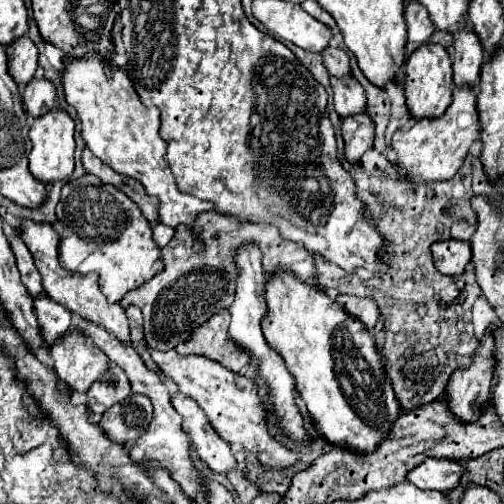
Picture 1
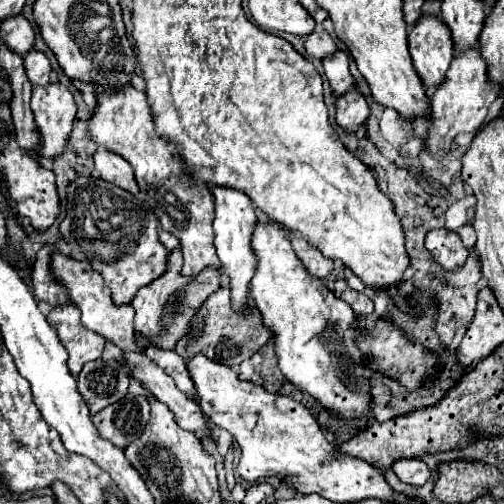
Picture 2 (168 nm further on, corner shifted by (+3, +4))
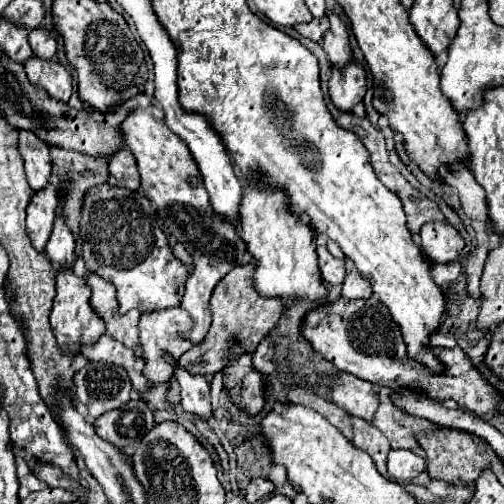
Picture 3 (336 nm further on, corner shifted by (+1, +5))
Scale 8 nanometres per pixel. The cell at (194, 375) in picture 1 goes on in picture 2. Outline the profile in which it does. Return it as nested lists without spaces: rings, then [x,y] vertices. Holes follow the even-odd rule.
[[[205,355],[187,361],[189,375],[195,383],[201,411],[221,429],[227,429],[241,447],[239,475],[245,481],[261,477],[281,477],[305,495],[317,493],[335,503],[353,503],[367,497],[393,501],[395,491],[385,477],[367,461],[341,457],[337,447],[325,437],[315,417],[291,397],[265,391],[259,383],[241,379],[235,369],[219,365]]]

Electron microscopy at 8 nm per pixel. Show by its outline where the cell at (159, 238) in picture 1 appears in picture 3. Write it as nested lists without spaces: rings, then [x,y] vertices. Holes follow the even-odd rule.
[[[171,244],[171,250],[173,250],[173,254],[175,254],[175,258],[179,258],[189,270],[193,268],[193,258],[187,254],[187,250],[185,250],[185,246],[183,244]]]

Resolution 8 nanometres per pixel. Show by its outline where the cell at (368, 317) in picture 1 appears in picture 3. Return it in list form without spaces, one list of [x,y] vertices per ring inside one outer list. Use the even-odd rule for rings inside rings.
[[[345,258],[345,266],[347,266],[347,276],[345,276],[345,282],[343,282],[343,296],[349,298],[349,300],[353,300],[353,298],[369,298],[371,296],[369,280],[365,280],[357,272],[355,264],[349,258]]]

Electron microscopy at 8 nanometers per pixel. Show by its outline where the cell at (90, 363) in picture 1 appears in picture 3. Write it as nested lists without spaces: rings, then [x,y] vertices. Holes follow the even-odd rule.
[[[59,268],[55,274],[55,282],[57,282],[55,284],[57,294],[51,310],[51,330],[61,348],[65,348],[67,352],[79,354],[81,344],[91,344],[101,334],[105,334],[105,322],[101,320],[101,316],[97,316],[97,312],[93,312],[93,306],[89,304],[91,292],[85,278],[77,278],[71,268]]]

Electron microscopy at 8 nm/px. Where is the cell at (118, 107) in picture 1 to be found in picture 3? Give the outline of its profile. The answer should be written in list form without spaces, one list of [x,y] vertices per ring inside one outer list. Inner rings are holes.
[[[149,104],[147,108],[137,106],[127,120],[121,124],[121,132],[125,136],[125,146],[133,152],[139,174],[141,174],[141,188],[147,192],[149,200],[157,206],[159,212],[165,214],[167,226],[171,236],[185,244],[187,252],[195,260],[193,274],[185,284],[185,296],[181,300],[181,308],[189,312],[193,318],[193,328],[185,334],[187,340],[193,344],[203,342],[209,326],[211,326],[211,310],[209,298],[217,282],[235,266],[241,264],[245,254],[245,242],[241,240],[237,228],[229,224],[229,220],[221,220],[209,208],[209,196],[205,192],[197,162],[193,160],[189,148],[185,148],[183,140],[173,134],[163,118],[163,110],[157,104]]]

